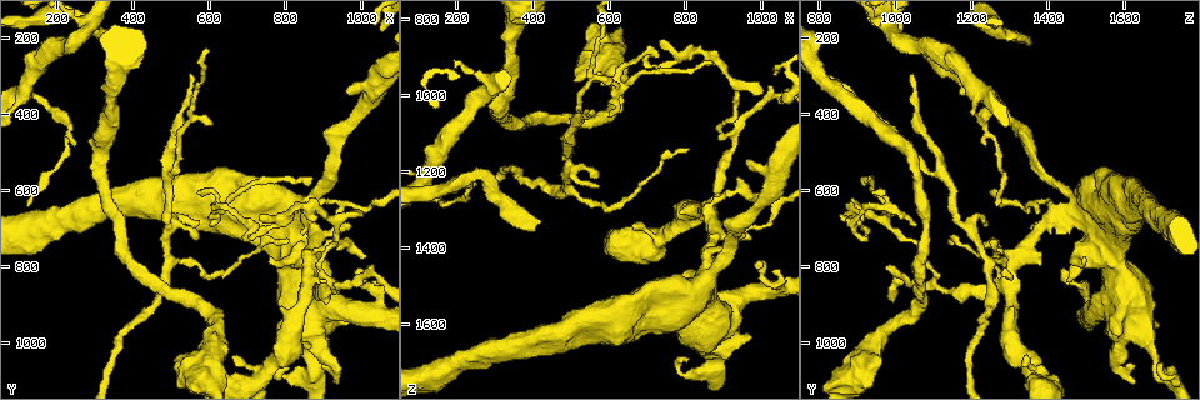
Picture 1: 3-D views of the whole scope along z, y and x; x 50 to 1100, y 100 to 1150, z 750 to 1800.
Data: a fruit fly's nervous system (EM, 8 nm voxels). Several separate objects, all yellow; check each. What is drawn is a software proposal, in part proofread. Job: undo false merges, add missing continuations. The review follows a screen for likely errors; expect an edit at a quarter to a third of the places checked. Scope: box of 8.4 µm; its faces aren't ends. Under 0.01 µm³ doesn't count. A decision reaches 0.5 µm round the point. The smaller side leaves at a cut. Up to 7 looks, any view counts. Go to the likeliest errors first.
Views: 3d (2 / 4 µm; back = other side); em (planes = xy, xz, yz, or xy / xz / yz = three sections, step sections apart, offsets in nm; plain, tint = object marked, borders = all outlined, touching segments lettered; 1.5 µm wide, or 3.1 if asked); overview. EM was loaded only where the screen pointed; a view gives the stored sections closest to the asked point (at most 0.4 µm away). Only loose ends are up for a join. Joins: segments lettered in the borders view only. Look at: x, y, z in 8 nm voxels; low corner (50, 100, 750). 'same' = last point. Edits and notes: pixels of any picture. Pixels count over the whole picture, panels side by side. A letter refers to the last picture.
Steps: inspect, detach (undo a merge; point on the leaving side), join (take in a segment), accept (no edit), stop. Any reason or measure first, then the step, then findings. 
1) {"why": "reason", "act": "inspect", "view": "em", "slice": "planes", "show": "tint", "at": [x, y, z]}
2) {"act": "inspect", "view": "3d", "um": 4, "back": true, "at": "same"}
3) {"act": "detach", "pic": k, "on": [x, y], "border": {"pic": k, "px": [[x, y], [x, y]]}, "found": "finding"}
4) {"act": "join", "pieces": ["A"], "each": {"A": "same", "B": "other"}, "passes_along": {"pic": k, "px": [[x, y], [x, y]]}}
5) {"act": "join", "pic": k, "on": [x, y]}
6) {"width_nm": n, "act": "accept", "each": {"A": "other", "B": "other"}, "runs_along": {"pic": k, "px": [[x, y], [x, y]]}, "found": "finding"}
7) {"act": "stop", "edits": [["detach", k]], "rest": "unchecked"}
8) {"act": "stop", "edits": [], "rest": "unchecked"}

{"why": "branch stops here", "act": "inspect", "view": "3d", "um": 2, "at": [425, 200, 1325]}

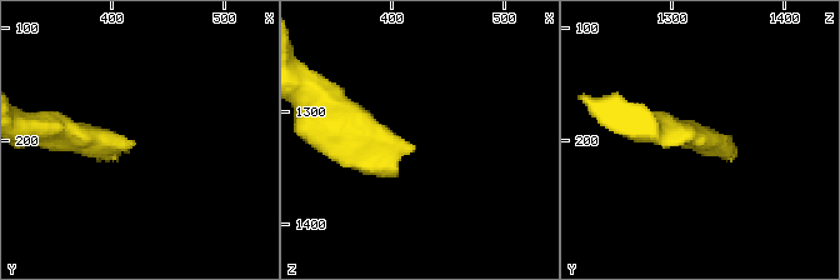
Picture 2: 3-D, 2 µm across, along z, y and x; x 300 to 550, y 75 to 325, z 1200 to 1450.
{"why": "now the EM", "act": "inspect", "view": "em", "slice": "planes", "show": "tint", "at": [420, 206, 1328]}

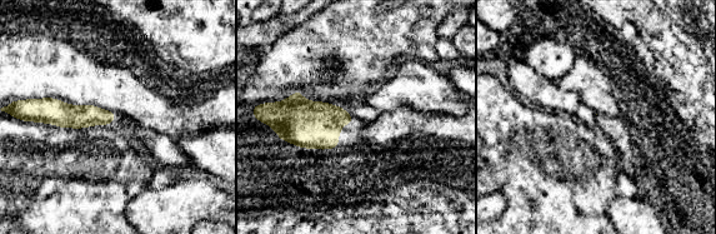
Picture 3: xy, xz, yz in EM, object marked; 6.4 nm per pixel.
{"why": "see the neighbours", "act": "inspect", "view": "em", "slice": "planes", "show": "borders", "at": "same"}

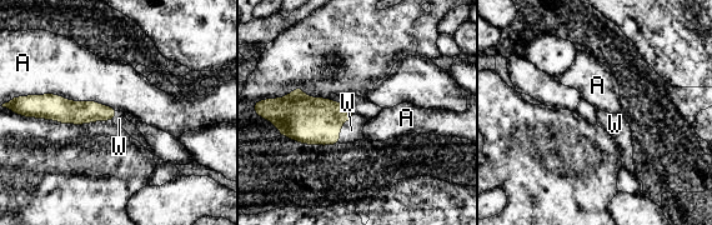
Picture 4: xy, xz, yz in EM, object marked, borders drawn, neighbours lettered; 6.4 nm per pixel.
{"act": "join", "pieces": ["W"], "each": {"A": "other", "W": "same"}, "passes_along": {"pic": 4, "px": [[309, 120], [341, 126], [351, 130]]}, "found": "it goes on there"}

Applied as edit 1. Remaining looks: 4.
{"why": "redraw", "act": "inspect", "view": "overview"}

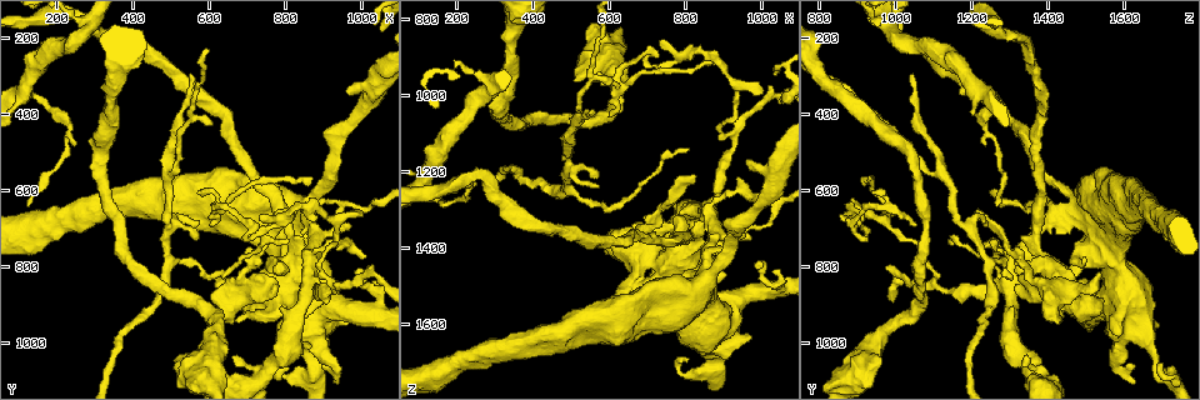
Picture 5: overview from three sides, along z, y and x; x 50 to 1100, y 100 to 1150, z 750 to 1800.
{"why": "sharp bend", "act": "inspect", "view": "em", "slice": "planes", "show": "tint", "at": [835, 650, 880]}

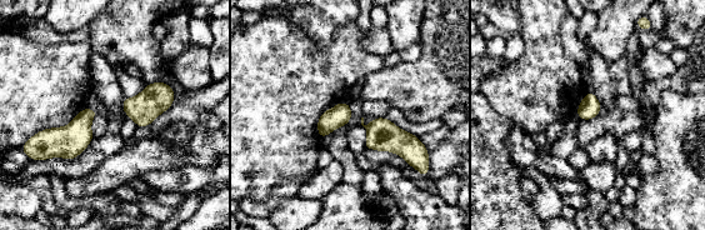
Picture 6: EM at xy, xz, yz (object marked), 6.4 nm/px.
{"act": "inspect", "view": "em", "slice": "planes", "show": "borders", "at": "same"}

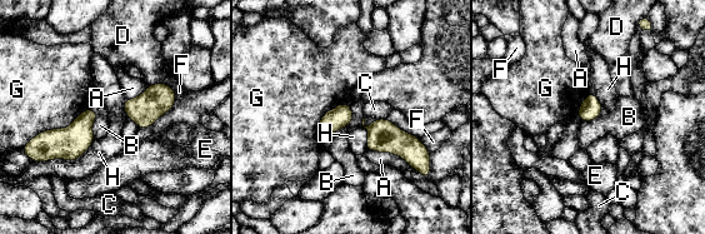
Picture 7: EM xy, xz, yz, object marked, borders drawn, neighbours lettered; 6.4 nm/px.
{"width_nm": 50, "act": "accept", "each": {"A": "other", "B": "other", "C": "other", "D": "other", "E": "other", "F": "other", "G": "other", "H": "other"}, "border": {"pic": 7, "px": [[99, 115], [93, 123], [94, 139]]}, "found": "all the same cell"}

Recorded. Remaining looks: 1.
{"why": "an open end", "act": "inspect", "view": "em", "slice": "planes", "show": "borders", "at": [610, 420, 970]}

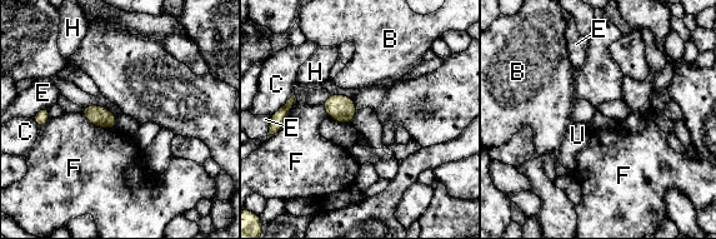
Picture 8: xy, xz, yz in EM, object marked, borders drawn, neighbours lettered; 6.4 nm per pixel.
{"act": "accept", "each": {"B": "other", "C": "other", "E": "other", "F": "other", "H": "other", "U": "other"}, "border": {"pic": 8, "px": [[81, 114], [95, 125], [115, 129]]}, "found": "no lettered segment goes on from it"}

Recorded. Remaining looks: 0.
{"act": "stop", "edits": [["join", 4]], "rest": "unchecked"}

